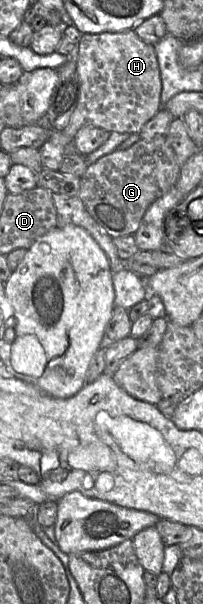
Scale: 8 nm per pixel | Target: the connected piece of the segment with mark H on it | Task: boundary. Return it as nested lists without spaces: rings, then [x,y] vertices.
[[[133,30],[120,32],[84,33],[77,45],[77,73],[80,80],[78,104],[69,124],[55,132],[39,149],[43,168],[57,171],[65,157],[65,147],[73,144],[79,129],[85,126],[102,128],[108,132],[137,133],[162,108],[162,82],[154,47],[141,40]]]

